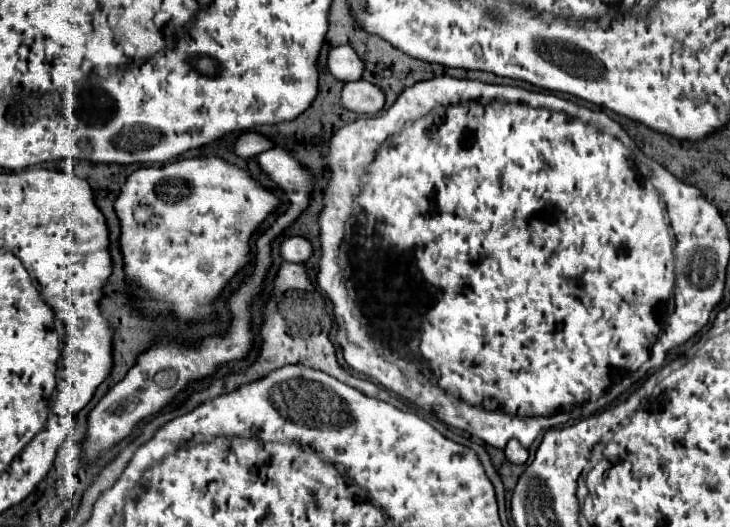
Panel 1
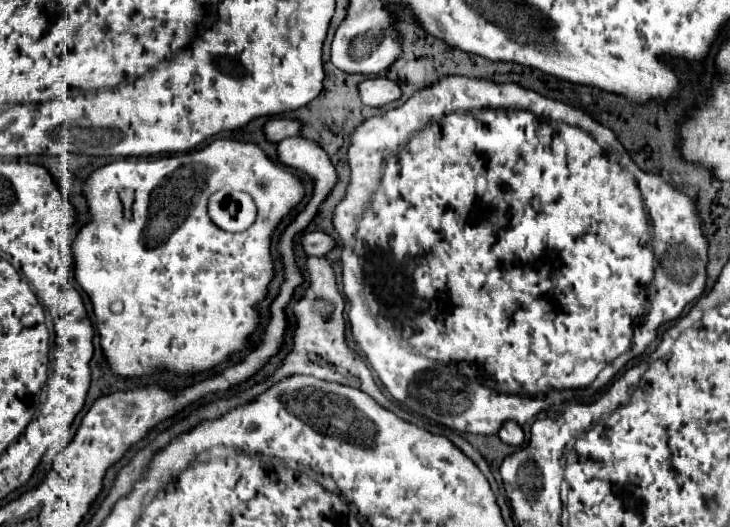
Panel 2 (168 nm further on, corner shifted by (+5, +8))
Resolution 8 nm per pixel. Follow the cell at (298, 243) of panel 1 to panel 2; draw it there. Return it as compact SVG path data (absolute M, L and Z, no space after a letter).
M310 232L302 236L302 246L308 256L326 256L336 248L336 242L324 232Z

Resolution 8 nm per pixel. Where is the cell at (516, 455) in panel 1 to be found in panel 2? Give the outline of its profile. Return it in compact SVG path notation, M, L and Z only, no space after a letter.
M508 422L506 426L502 426L502 430L498 430L498 436L510 446L522 446L524 442L524 432L516 422Z

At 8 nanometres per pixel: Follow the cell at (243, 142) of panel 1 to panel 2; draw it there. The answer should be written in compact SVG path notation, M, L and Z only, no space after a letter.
M274 118L274 120L266 122L266 126L264 126L264 134L270 142L280 142L284 138L298 136L300 130L302 130L302 122L292 120L292 118Z

